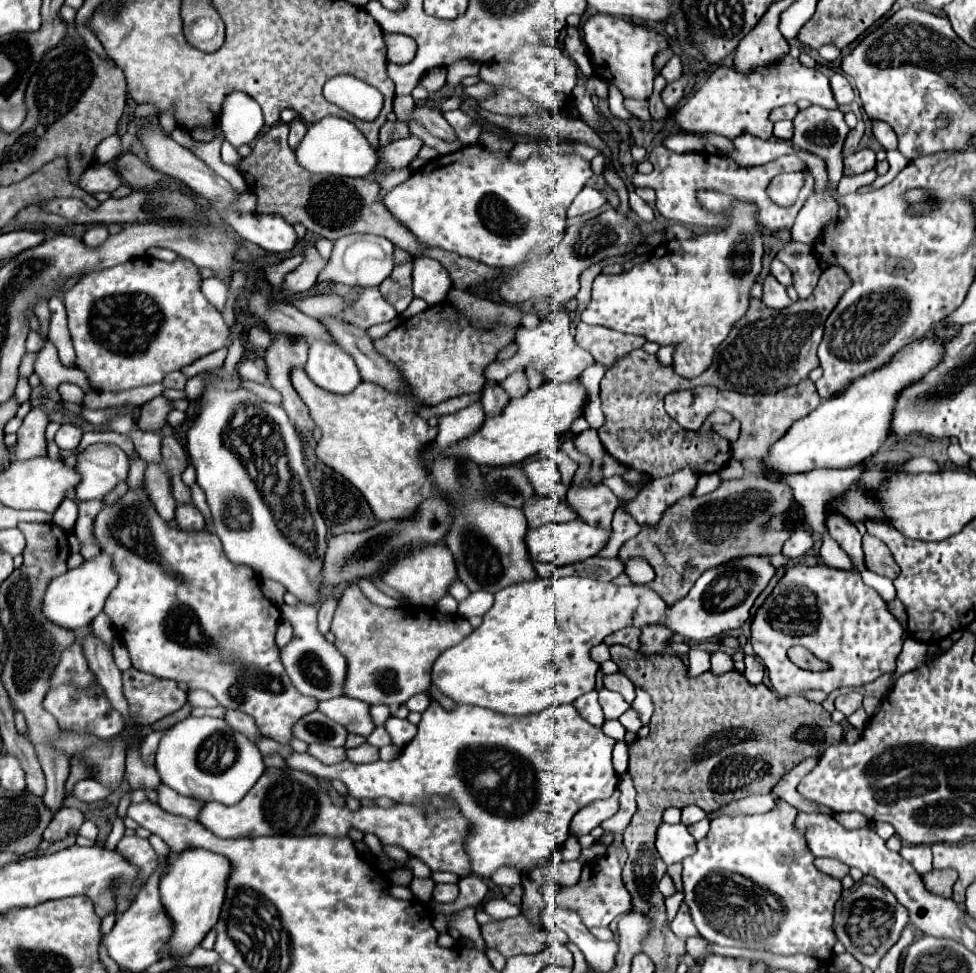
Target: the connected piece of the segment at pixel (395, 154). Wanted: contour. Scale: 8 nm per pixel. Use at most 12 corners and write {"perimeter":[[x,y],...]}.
{"perimeter":[[410,135],[380,149],[386,169],[410,165],[424,143]]}

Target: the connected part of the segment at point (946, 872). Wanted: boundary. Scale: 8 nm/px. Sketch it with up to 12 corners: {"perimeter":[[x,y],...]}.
{"perimeter":[[932,869],[922,875],[928,891],[952,897],[958,873]]}

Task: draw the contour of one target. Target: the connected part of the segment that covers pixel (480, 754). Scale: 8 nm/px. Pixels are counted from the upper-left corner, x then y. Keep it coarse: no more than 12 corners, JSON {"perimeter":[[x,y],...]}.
{"perimeter":[[432,701],[388,763],[290,769],[356,799],[458,801],[474,875],[562,851],[618,785],[574,705]]}

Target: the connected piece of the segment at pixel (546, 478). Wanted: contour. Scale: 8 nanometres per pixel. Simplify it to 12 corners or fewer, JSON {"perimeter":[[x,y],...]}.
{"perimeter":[[548,459],[524,465],[536,495],[566,497],[560,473]]}

